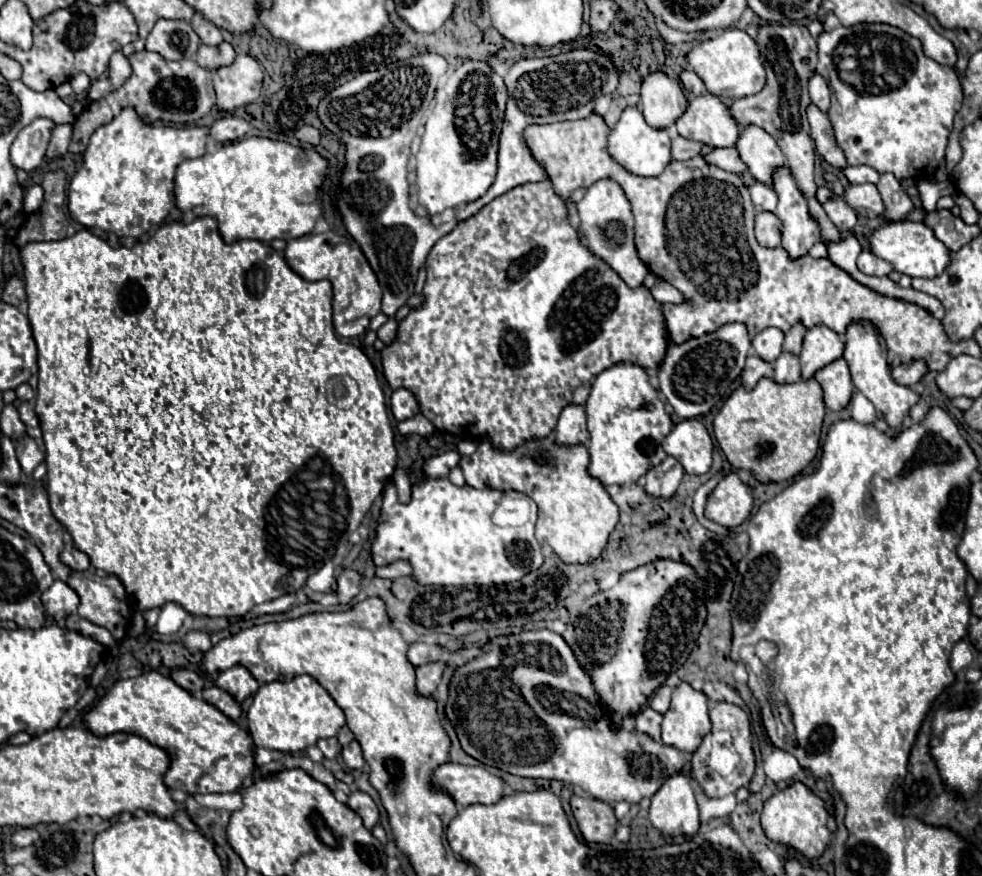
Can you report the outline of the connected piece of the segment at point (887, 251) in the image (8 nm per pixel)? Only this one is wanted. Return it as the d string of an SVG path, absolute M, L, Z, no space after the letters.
M913 221L887 223L885 227L877 229L871 235L871 251L877 257L893 263L895 271L909 277L939 277L951 263L949 249L935 237L933 229L927 227L925 223L913 223Z

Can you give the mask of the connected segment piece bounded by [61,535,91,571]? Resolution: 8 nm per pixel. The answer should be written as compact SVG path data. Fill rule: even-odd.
M67 535L67 539L65 539L65 549L63 549L63 553L61 553L61 561L63 561L65 565L69 565L71 569L75 569L75 571L87 571L87 569L91 569L89 557L73 545L73 541L71 541L69 535Z

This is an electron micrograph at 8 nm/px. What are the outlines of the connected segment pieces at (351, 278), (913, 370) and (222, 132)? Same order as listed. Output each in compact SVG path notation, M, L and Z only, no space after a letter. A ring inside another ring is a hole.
M335 231L311 233L291 239L285 249L289 267L307 281L329 279L333 285L333 325L341 337L357 337L369 329L369 321L381 311L381 287L355 239L337 235Z
M915 359L915 361L911 361L911 363L903 363L903 365L893 367L893 369L891 369L891 375L893 375L893 379L895 379L897 383L911 387L911 385L915 385L917 381L921 381L927 371L929 371L929 369L927 369L927 363L925 363L923 359Z
M225 115L225 117L217 119L211 125L211 137L221 141L221 143L225 143L225 141L237 141L237 139L243 139L249 129L251 129L251 125L245 119Z

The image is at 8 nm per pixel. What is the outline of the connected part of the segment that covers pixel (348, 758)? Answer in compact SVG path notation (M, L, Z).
M351 741L347 747L343 747L343 761L349 769L363 769L365 767L365 759L361 753L361 747L357 741Z

